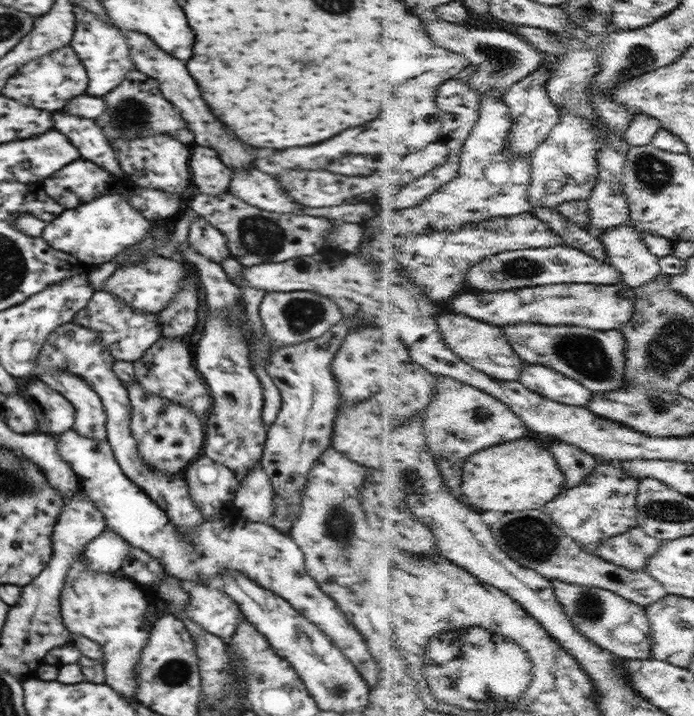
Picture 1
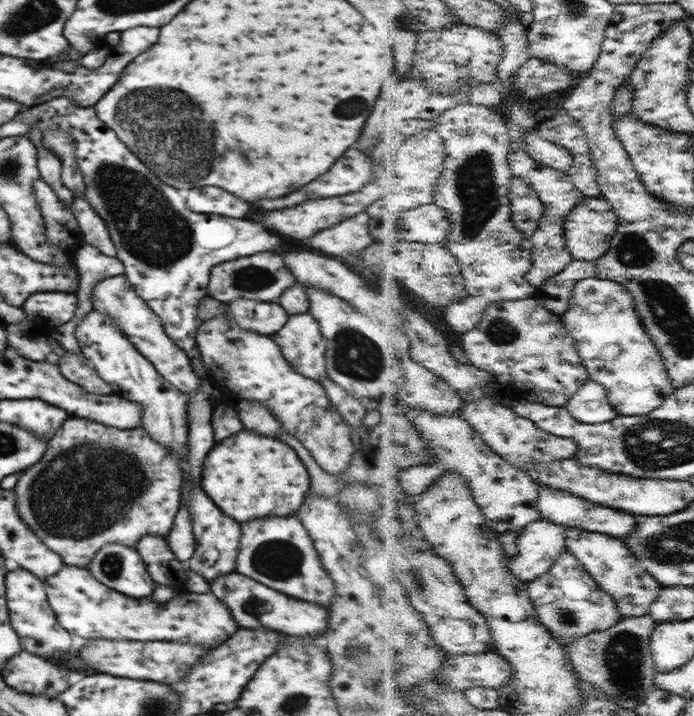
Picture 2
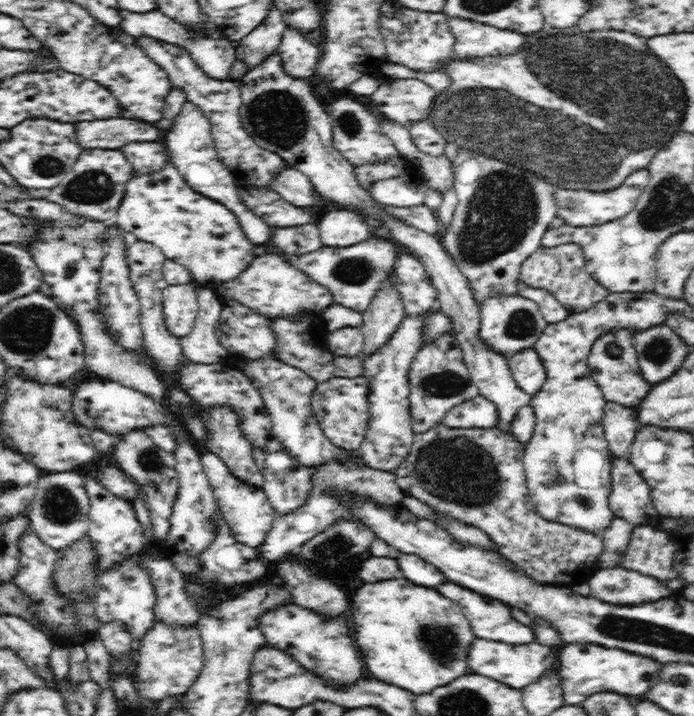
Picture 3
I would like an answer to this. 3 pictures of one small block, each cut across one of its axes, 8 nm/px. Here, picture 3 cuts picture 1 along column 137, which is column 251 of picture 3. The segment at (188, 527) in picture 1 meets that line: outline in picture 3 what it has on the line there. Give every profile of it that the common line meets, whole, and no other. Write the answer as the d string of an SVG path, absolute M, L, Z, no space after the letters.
M216 405L208 411L208 418L210 418L206 425L206 431L208 431L208 451L218 455L230 469L232 475L240 478L242 481L250 485L256 485L261 487L264 484L263 472L254 461L254 454L252 454L252 441L248 440L248 437L242 433L242 427L240 427L240 415L228 407L228 405Z

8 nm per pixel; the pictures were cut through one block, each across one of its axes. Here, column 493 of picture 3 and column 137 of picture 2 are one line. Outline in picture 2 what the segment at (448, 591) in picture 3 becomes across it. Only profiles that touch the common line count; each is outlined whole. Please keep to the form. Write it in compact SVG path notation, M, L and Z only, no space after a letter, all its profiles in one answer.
M66 566L46 577L47 602L58 622L70 634L82 638L106 640L178 640L212 644L226 640L238 630L226 605L212 594L182 594L168 602L154 602L150 596L131 598L98 582L92 573L80 566Z

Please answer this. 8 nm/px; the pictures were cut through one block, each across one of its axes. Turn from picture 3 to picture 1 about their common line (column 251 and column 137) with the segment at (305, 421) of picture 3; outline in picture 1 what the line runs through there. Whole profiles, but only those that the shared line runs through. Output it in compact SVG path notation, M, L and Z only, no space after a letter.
M160 337L146 352L143 352L138 360L133 362L134 374L144 391L160 395L164 399L188 407L194 413L203 416L211 408L211 393L199 372L194 369L194 362L192 362L194 353L188 350L186 340L186 338L178 337L172 337L172 339Z

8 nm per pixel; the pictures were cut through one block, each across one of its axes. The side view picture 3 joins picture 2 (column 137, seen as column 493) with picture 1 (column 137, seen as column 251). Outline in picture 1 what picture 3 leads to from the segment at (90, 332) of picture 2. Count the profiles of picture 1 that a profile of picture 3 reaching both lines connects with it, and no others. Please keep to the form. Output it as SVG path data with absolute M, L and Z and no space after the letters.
M137 69L132 70L119 86L102 97L106 101L107 110L98 116L96 122L102 127L108 140L146 138L156 133L164 133L172 135L182 143L194 143L194 134L182 121L177 109L162 96L159 83Z

